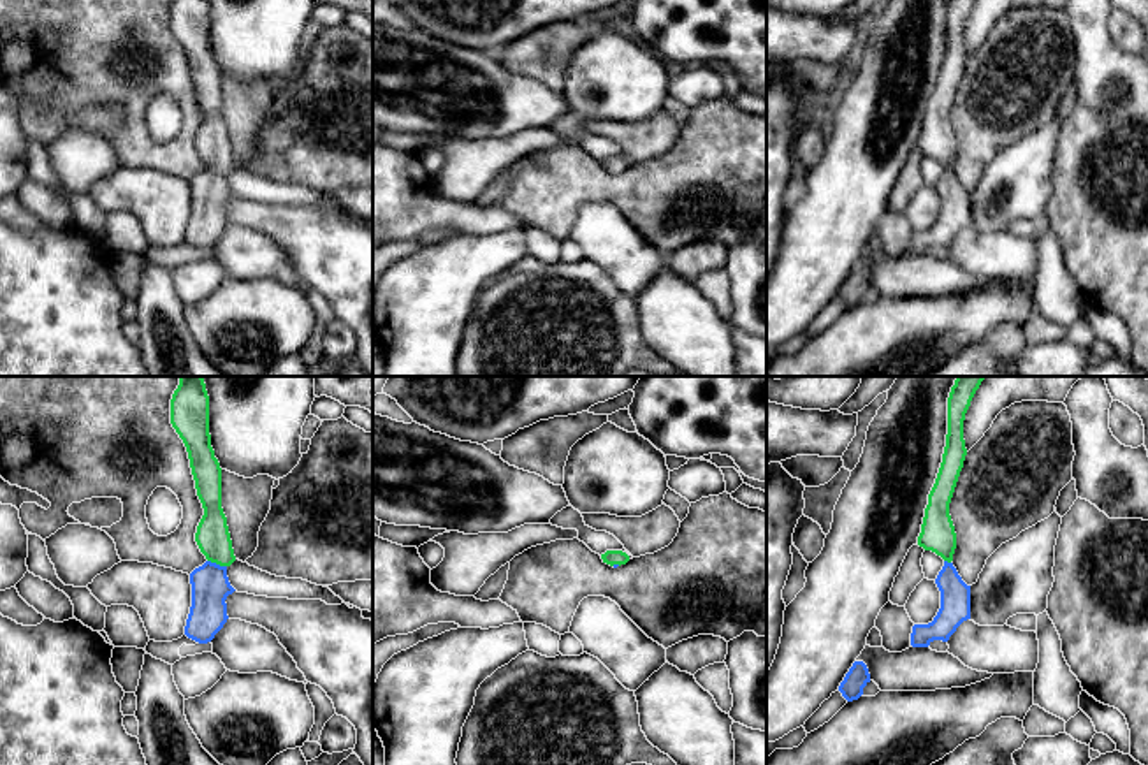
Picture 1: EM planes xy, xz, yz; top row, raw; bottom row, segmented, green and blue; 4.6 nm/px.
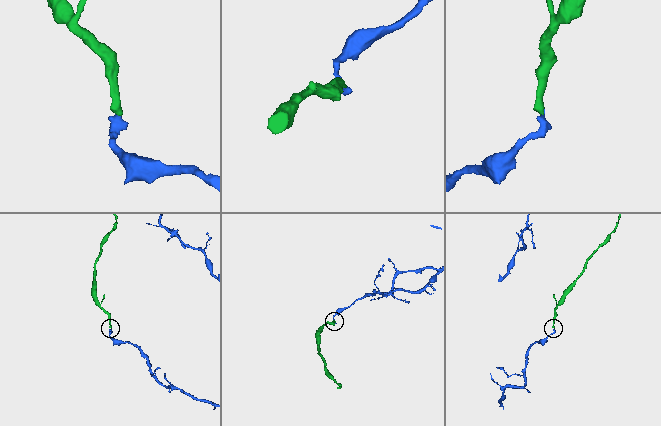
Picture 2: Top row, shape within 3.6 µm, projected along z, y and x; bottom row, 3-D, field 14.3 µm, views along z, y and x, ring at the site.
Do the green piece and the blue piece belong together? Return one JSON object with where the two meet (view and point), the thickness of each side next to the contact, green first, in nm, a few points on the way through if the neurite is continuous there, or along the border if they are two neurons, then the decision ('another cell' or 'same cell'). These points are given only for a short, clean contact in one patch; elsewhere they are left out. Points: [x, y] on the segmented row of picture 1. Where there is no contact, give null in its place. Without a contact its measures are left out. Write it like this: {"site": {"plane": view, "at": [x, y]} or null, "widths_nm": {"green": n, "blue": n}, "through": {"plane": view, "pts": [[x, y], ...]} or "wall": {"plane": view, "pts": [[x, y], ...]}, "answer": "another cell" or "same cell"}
{"site": {"plane": "xy", "at": [217, 563]}, "widths_nm": {"green": 160, "blue": 180}, "through": {"plane": "xy", "pts": [[213, 539], [217, 563], [210, 584]]}, "answer": "same cell"}

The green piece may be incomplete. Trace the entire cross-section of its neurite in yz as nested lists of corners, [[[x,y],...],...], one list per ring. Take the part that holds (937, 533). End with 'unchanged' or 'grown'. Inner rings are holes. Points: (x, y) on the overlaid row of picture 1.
[[[956,376],[948,397],[948,434],[942,463],[928,494],[928,505],[918,536],[918,545],[944,559],[935,584],[941,591],[941,608],[932,623],[914,624],[912,647],[928,647],[934,640],[948,642],[956,628],[970,619],[970,586],[953,566],[956,533],[949,515],[949,503],[967,455],[963,420],[970,401],[985,376]]] | grown

